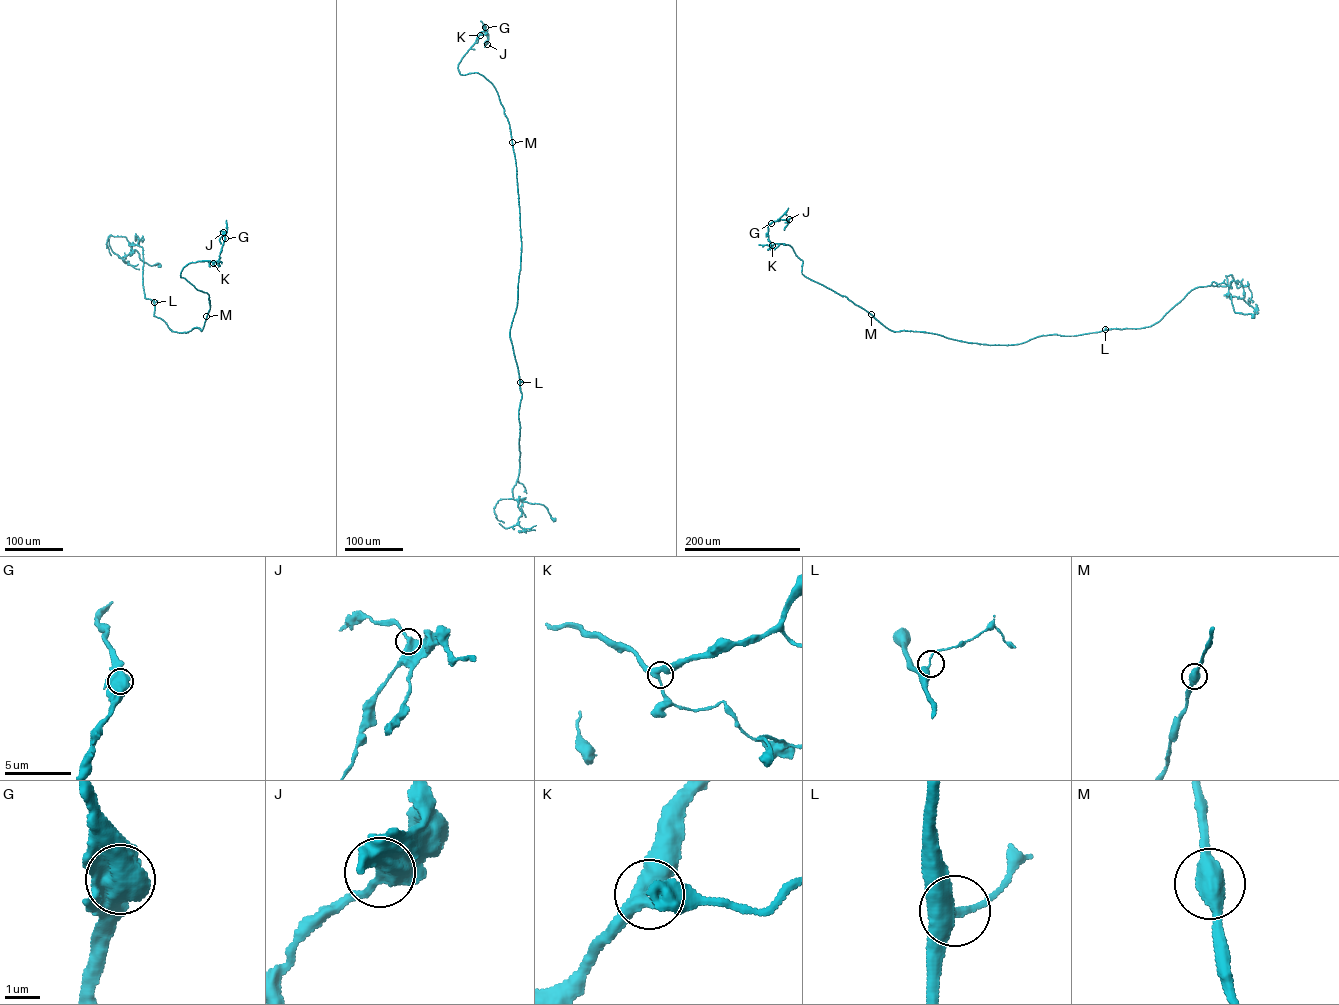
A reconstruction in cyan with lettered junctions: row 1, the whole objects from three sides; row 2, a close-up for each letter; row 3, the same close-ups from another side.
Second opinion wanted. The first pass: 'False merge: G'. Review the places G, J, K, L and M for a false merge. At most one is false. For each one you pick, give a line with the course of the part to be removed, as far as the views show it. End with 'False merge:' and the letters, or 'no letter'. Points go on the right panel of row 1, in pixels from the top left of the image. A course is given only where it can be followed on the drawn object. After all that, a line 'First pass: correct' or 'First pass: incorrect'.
False merge: no letter
First pass: incorrect

